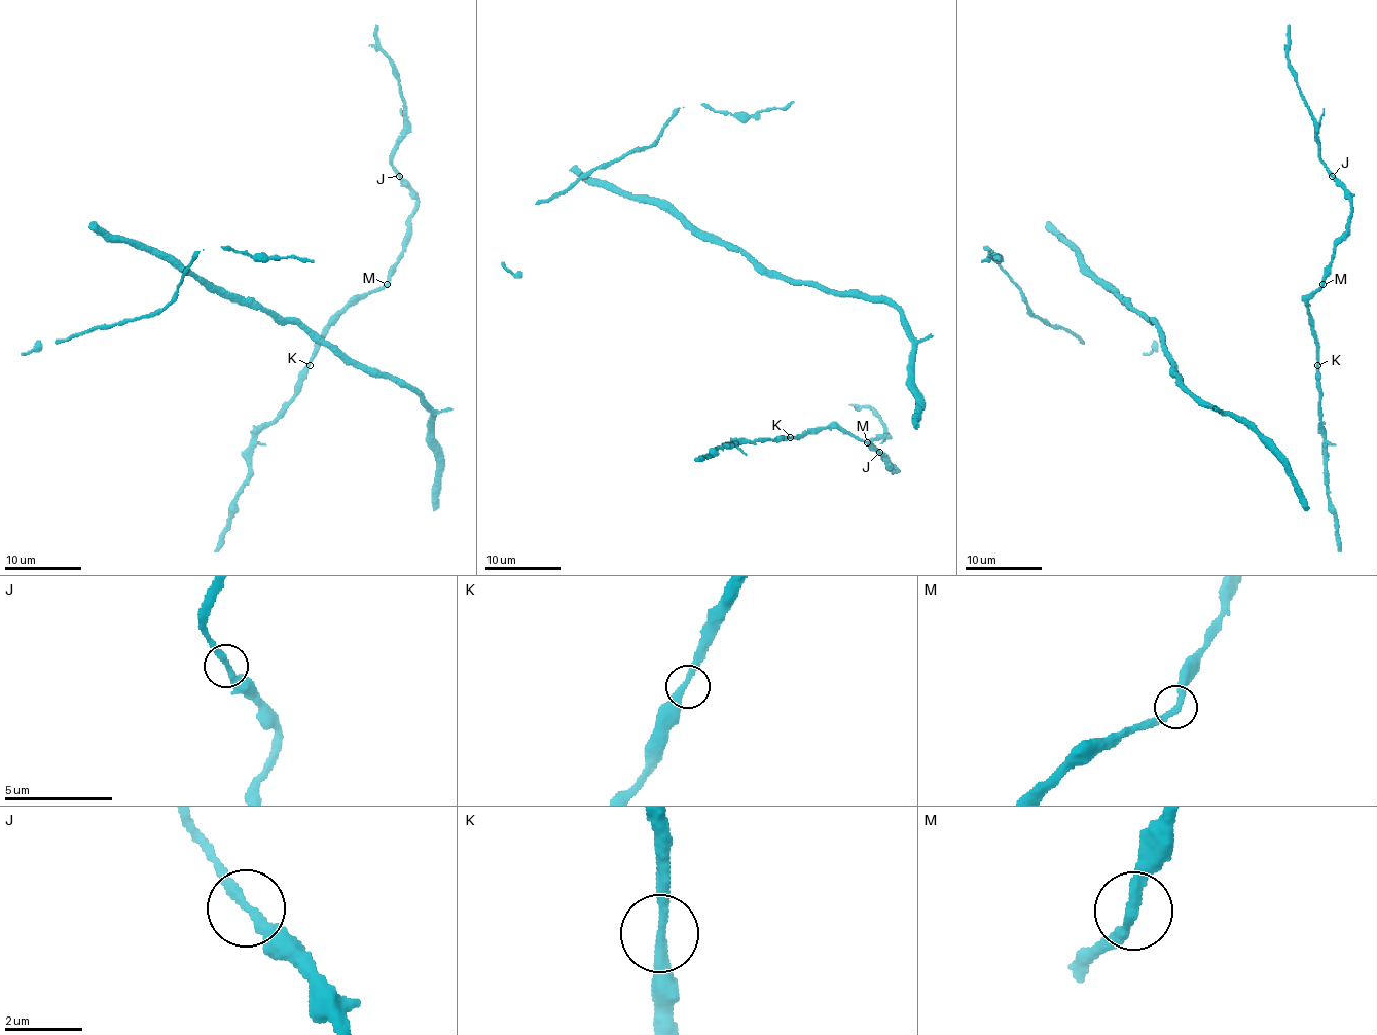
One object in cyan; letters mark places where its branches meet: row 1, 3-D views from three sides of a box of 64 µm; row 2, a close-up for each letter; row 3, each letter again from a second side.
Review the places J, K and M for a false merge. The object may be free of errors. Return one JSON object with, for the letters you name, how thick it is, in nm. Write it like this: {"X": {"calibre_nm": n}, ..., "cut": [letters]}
{"cut": []}

